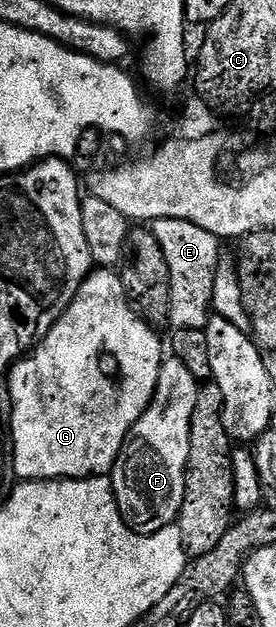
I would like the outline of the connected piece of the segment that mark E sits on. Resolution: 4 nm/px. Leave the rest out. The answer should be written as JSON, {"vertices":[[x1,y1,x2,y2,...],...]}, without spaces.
{"vertices":[[173,219,151,220,142,223,130,233,130,243,139,250,140,256,152,267,167,268,167,278,171,290,169,316,177,326,195,328,198,320,205,319,211,304,209,295,213,292,213,274,221,251,219,238,185,221]]}

